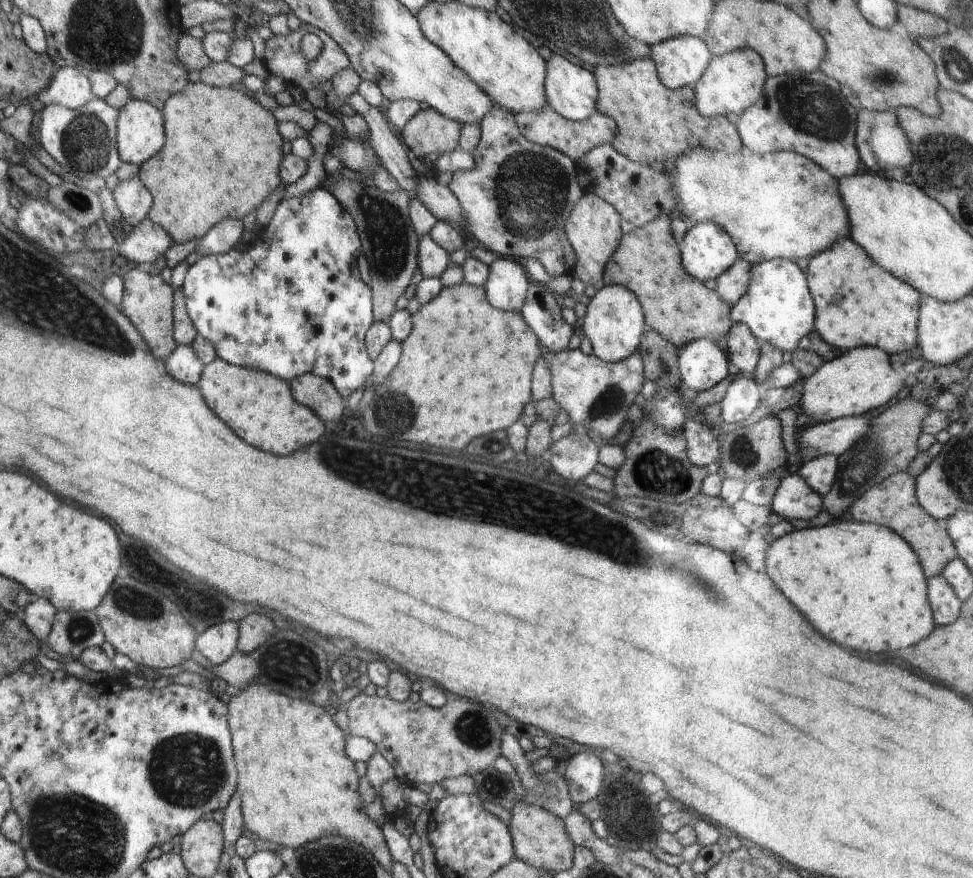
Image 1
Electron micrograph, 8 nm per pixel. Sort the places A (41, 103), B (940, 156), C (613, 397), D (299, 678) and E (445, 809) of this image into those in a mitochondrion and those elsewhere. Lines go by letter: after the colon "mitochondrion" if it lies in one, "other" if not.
A: other
B: mitochondrion
C: mitochondrion
D: mitochondrion
E: other

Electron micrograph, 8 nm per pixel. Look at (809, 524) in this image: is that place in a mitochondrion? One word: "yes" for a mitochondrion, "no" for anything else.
no

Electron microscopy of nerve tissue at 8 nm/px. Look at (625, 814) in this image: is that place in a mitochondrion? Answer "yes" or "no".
yes

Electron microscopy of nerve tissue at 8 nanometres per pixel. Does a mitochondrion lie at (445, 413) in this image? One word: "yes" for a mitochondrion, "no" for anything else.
no

